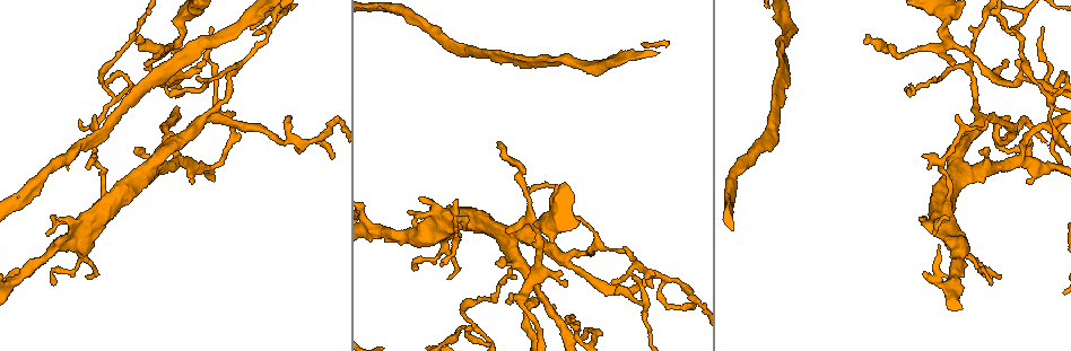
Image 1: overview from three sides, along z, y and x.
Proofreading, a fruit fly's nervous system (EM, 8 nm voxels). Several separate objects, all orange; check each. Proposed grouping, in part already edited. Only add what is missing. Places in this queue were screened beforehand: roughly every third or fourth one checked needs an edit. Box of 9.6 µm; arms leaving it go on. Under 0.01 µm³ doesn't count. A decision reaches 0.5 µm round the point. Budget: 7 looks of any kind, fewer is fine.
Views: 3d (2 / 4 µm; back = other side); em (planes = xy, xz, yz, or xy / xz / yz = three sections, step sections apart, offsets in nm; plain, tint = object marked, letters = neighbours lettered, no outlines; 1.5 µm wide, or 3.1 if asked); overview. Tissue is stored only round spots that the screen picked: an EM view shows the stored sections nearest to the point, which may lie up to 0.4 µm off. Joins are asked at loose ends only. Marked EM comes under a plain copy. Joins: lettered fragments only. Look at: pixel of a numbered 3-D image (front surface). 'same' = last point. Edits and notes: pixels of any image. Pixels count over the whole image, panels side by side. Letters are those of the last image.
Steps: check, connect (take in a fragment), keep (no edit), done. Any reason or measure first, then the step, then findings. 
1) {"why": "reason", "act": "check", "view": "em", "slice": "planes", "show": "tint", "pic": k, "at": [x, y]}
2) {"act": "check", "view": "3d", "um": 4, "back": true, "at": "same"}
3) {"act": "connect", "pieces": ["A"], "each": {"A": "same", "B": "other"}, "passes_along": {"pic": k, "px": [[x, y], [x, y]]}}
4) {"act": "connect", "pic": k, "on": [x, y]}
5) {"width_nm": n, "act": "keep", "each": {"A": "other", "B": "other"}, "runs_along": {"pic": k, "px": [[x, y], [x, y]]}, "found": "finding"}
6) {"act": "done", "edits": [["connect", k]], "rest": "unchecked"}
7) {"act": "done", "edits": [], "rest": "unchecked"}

{"why": "tapers out", "act": "check", "view": "em", "slice": "planes", "show": "letters", "pic": 1, "at": [136, 41]}

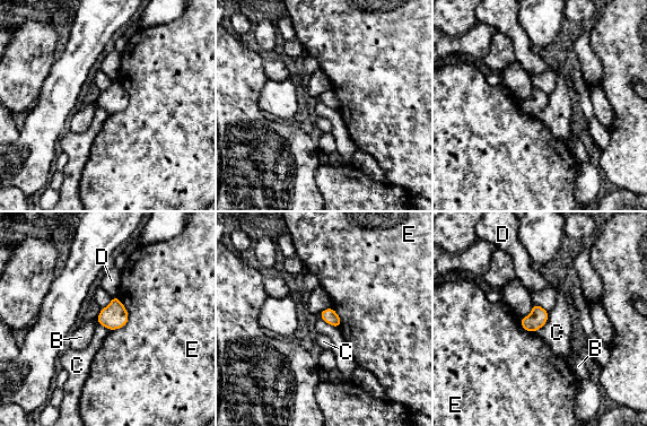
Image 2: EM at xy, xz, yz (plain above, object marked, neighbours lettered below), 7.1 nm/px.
{"width_nm": 110, "act": "keep", "each": {"B": "other", "C": "other", "D": "other", "E": "other"}, "border": {"pic": 2, "px": [[549, 312], [547, 322], [533, 332]]}, "found": "none of them fits"}

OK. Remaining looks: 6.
{"why": "end of a long branch", "act": "check", "view": "em", "slice": "xz", "step": 4, "show": "letters", "pic": 1, "at": [531, 192]}

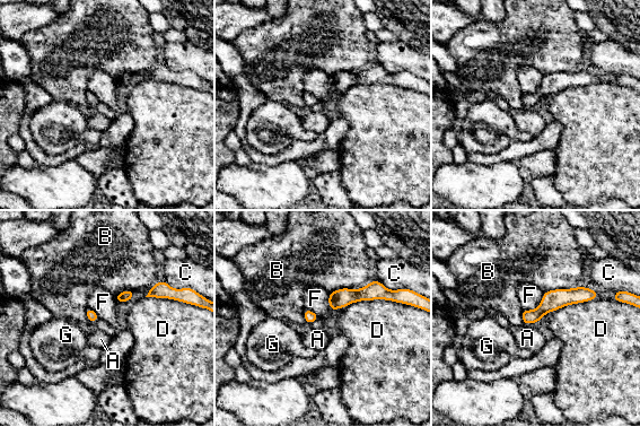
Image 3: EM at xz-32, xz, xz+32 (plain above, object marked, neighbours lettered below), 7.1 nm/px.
{"act": "keep", "each": {"A": "other", "B": "other", "C": "other", "D": "other", "F": "other", "G": "other"}, "runs_along": {"pic": 3, "px": [[594, 295], [553, 299], [525, 321]]}, "found": "none of them fits"}

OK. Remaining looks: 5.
{"why": "free end", "act": "check", "view": "em", "slice": "planes", "show": "letters", "pic": 1, "at": [985, 150]}

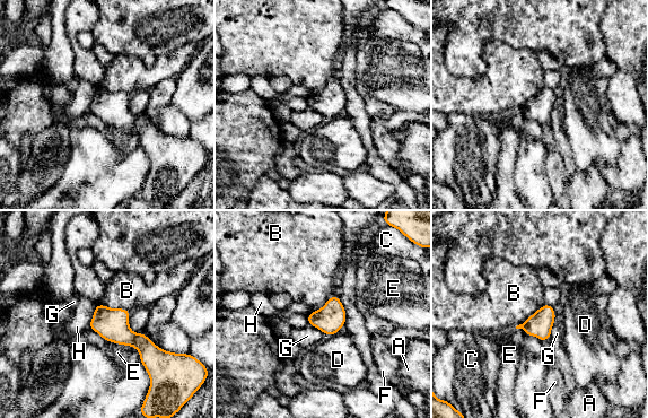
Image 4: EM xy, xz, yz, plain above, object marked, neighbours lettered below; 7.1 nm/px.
{"act": "keep", "each": {"A": "other", "B": "other", "C": "other", "D": "other", "E": "other", "F": "other", "G": "other", "H": "other"}, "border": {"pic": 4, "px": [[544, 303], [515, 328]]}, "found": "none of them fits"}

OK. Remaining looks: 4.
{"act": "done", "edits": [], "rest": "unchecked"}

